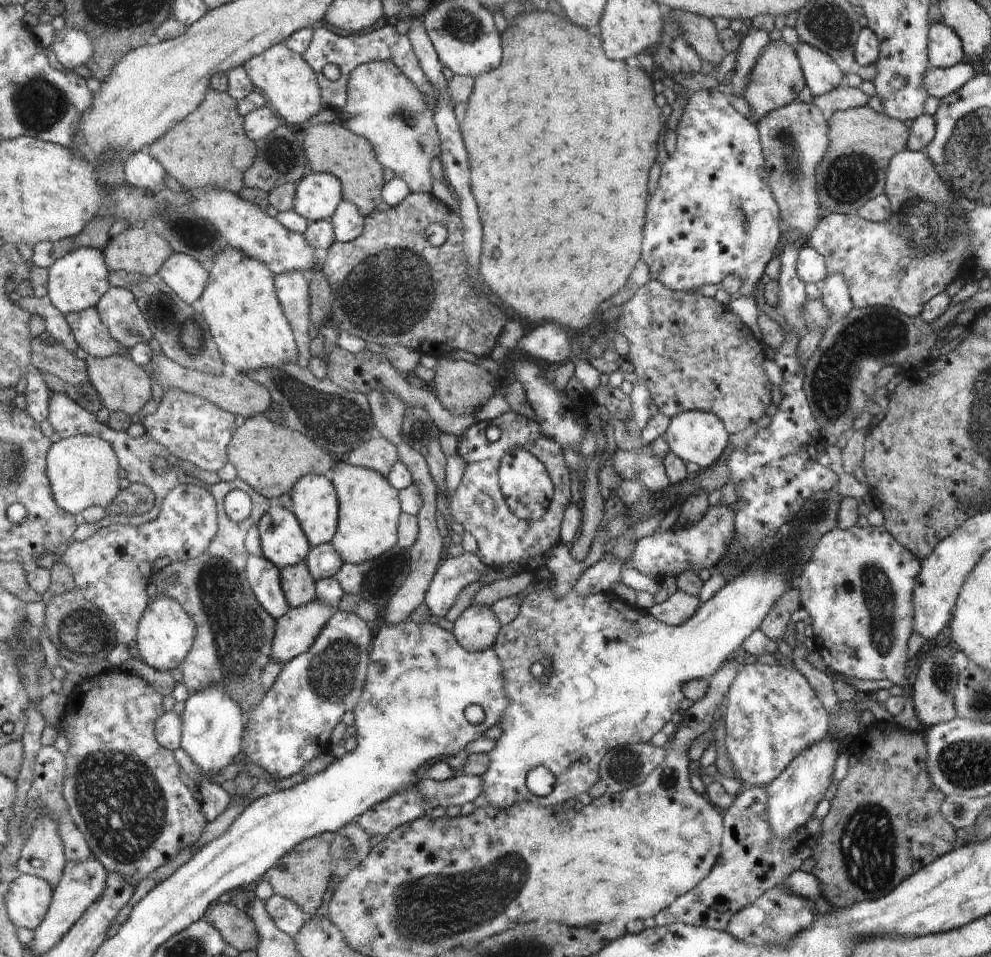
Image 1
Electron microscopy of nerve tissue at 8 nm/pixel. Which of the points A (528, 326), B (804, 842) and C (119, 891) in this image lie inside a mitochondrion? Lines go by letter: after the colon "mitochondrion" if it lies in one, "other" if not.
A: other
B: other
C: other

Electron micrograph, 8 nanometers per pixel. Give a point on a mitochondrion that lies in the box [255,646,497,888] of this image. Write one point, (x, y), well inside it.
(349, 848)

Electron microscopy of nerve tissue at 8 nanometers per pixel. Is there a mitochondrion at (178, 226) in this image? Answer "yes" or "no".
yes

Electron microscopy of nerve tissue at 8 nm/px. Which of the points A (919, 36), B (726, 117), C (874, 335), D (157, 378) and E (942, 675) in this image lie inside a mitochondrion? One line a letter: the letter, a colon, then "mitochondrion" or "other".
A: other
B: other
C: mitochondrion
D: other
E: mitochondrion

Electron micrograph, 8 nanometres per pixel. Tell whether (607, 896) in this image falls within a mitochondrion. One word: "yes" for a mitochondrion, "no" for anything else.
no

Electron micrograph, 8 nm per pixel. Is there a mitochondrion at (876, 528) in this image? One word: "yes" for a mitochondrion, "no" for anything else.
no

